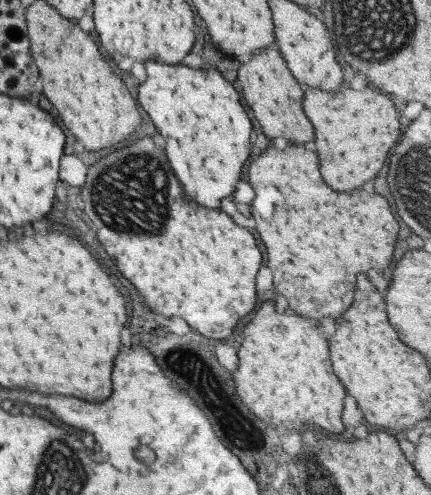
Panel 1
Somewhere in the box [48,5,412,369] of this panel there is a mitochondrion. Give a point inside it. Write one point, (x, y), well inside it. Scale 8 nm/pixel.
(132, 182)

